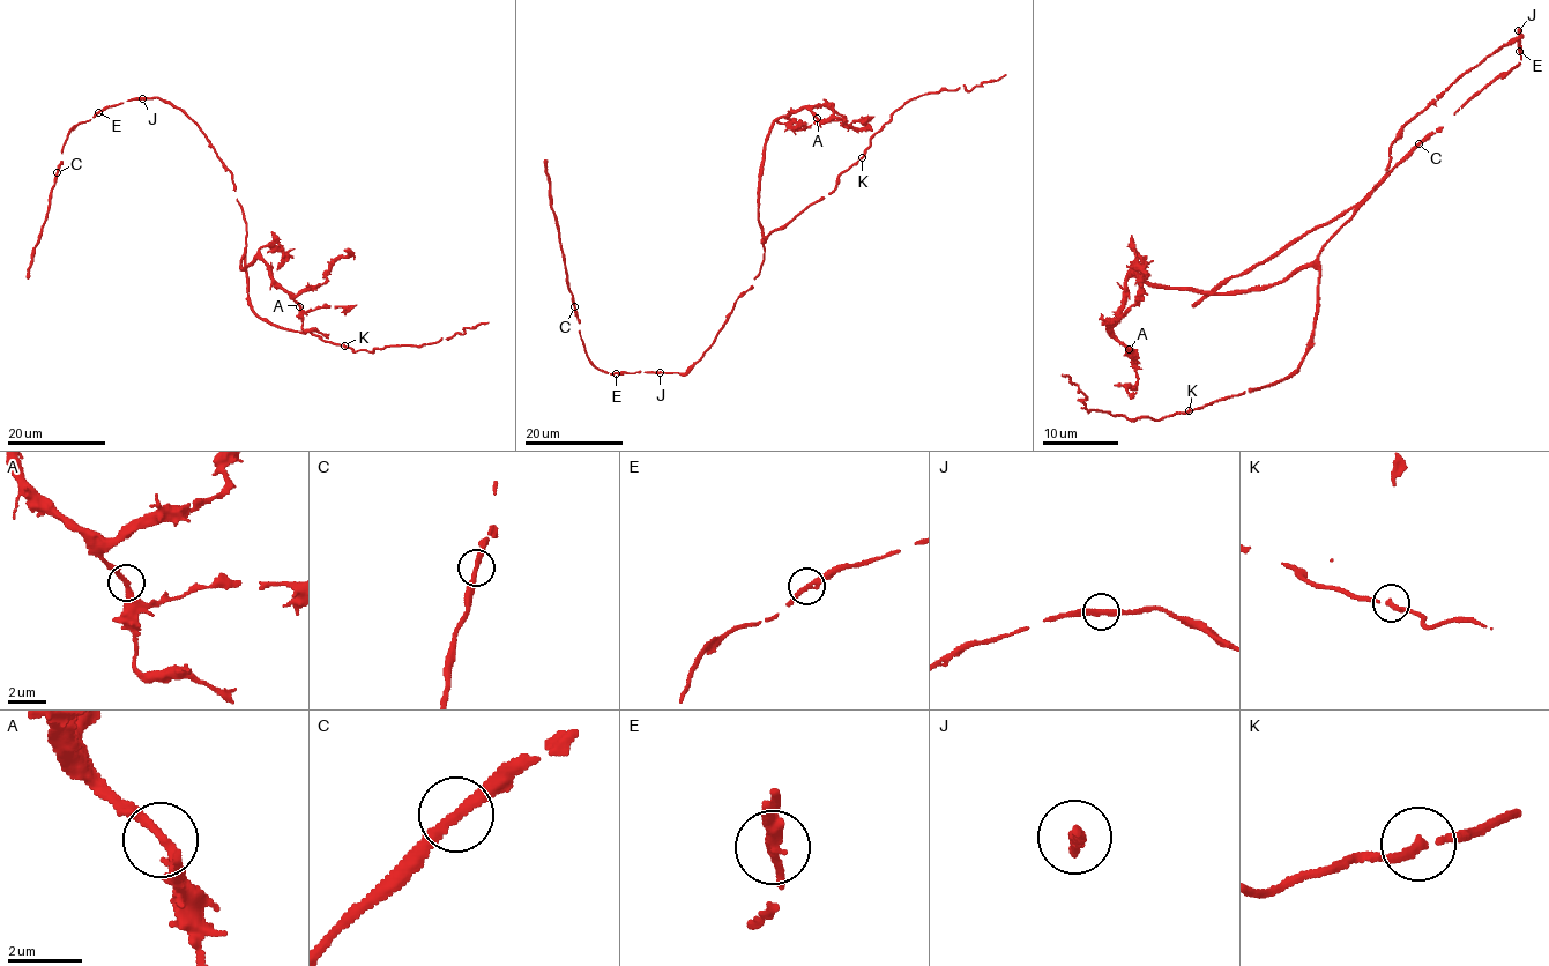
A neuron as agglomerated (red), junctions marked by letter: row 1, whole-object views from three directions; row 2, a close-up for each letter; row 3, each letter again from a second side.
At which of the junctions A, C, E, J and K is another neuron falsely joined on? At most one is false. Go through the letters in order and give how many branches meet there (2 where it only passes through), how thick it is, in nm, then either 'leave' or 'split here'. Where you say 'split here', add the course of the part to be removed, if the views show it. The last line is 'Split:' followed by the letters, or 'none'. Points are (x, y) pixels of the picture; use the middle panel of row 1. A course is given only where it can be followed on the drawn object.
A: 2 branches meet; 260 nm thick; leave
C: 2 branches meet; 240 nm thick; leave
E: 2 branches meet; 260 nm thick; leave
J: 2 branches meet; 240 nm thick; leave
K: 2 branches meet; 200 nm thick; leave
Split: none

